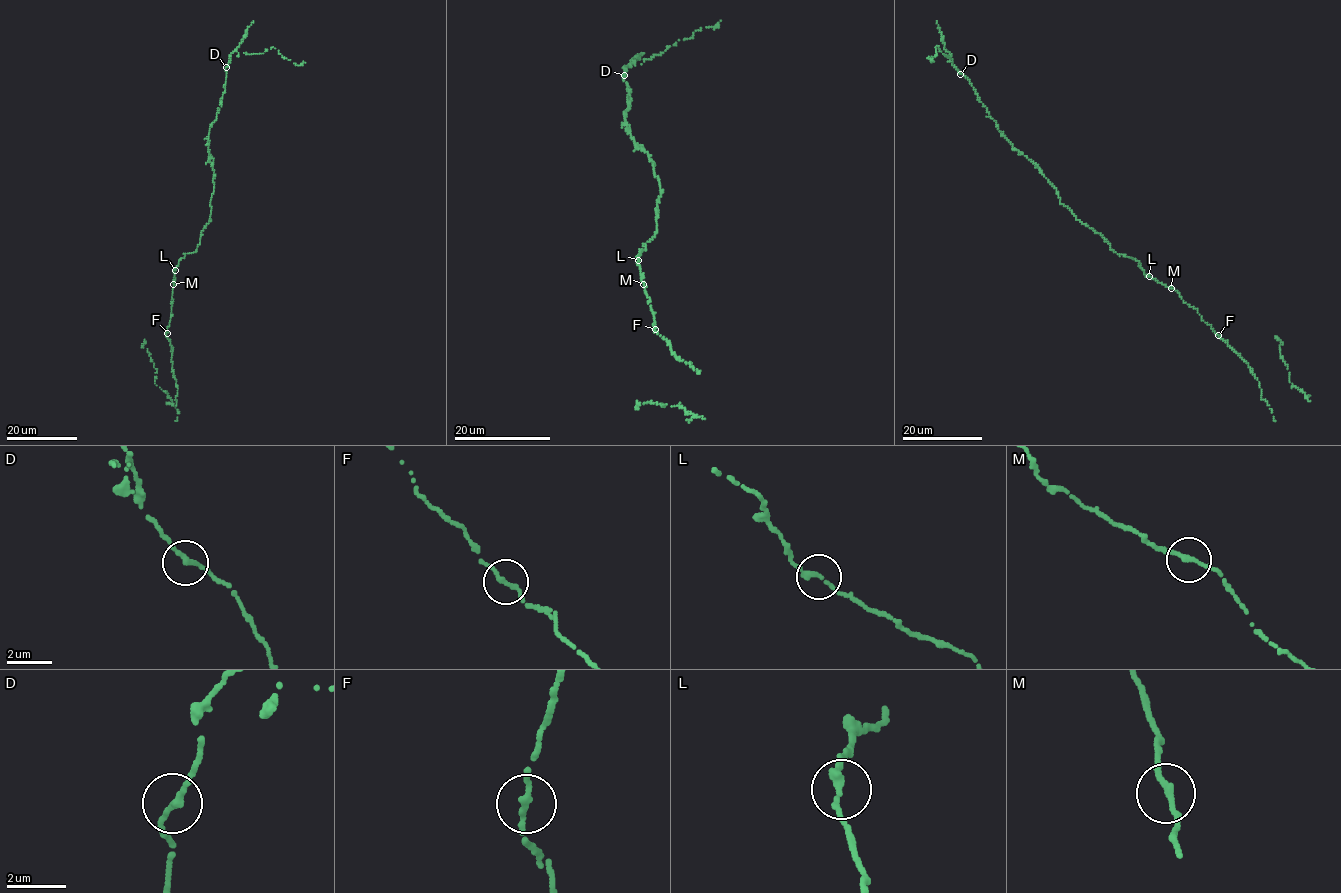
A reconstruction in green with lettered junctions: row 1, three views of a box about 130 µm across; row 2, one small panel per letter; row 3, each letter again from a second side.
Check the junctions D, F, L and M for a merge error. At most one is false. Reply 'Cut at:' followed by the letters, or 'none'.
Cut at: none

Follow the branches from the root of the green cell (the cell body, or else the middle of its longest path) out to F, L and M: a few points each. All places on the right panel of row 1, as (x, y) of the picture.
F: (1089, 227), (1100, 233), (1112, 250), (1134, 258), (1145, 274), (1176, 290), (1218, 335)
L: (1089, 227), (1100, 233), (1117, 254), (1137, 260), (1149, 276)
M: (1089, 227), (1100, 233), (1112, 250), (1134, 258), (1145, 274), (1171, 288)

